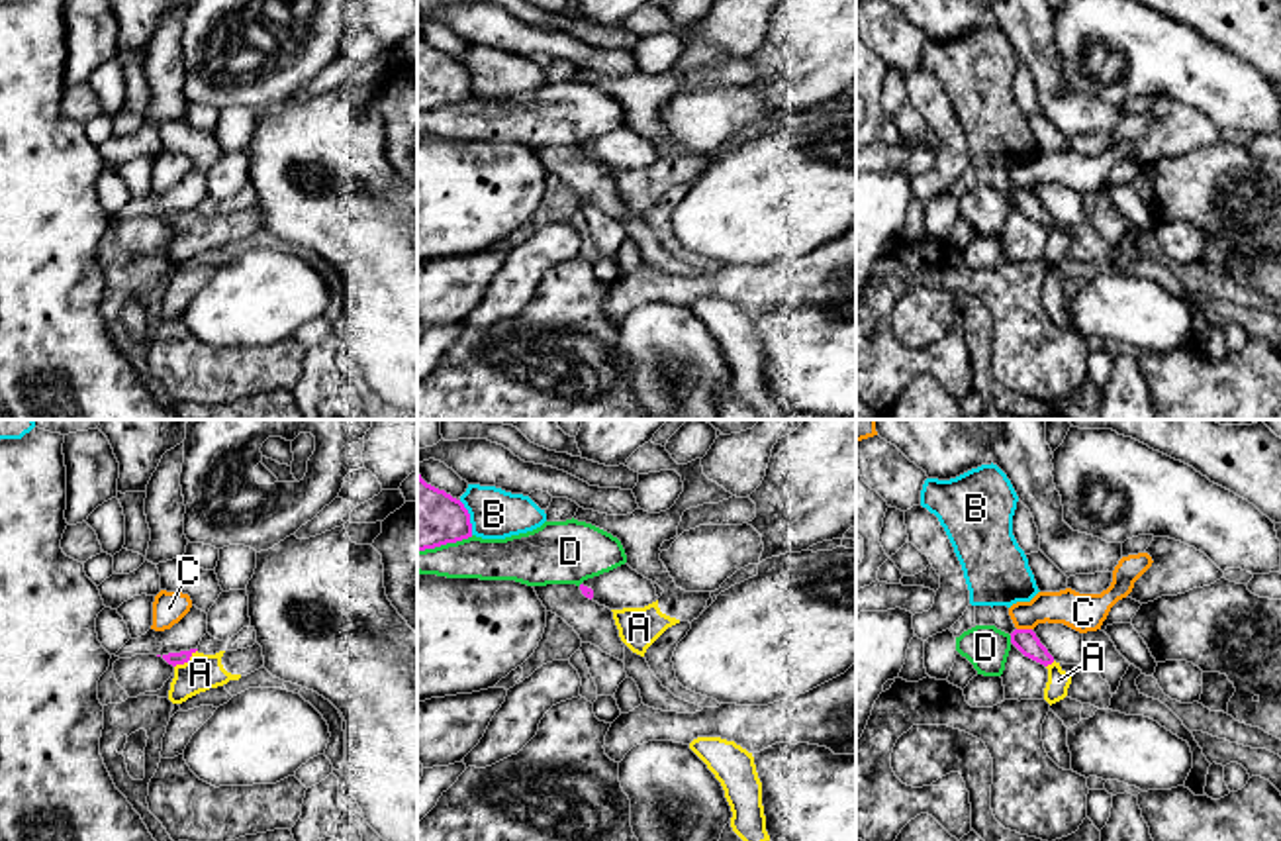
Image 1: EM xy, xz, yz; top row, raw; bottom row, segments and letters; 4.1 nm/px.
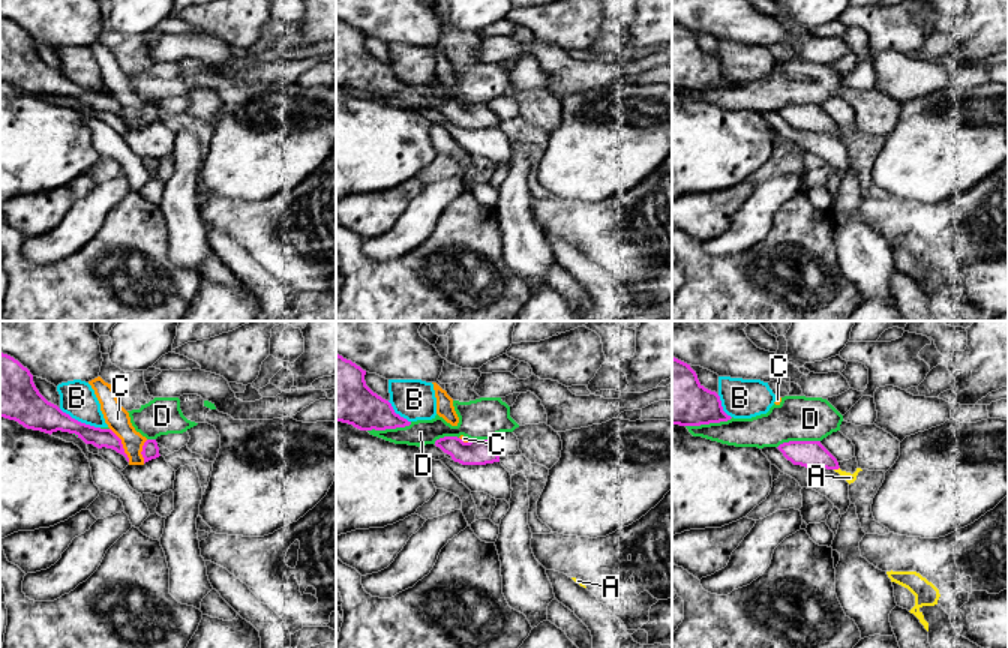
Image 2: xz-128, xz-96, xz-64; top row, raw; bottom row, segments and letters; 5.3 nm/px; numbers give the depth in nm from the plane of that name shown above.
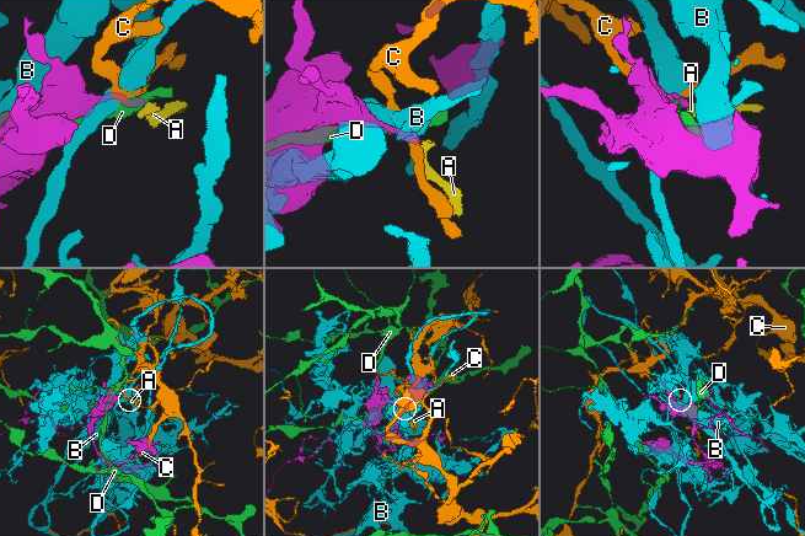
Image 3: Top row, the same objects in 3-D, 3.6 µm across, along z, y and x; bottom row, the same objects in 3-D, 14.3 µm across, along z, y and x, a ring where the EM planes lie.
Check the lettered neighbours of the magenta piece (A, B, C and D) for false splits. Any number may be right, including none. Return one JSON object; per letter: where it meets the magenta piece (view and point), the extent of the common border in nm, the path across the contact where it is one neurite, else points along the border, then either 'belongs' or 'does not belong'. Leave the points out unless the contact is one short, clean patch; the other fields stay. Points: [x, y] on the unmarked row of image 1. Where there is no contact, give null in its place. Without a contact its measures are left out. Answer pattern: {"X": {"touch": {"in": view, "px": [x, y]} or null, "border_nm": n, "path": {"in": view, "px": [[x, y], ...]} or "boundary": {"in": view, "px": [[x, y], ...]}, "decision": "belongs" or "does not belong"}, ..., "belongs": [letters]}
{"A": {"touch": {"in": "xy", "px": [187, 222]}, "border_nm": 120, "path": {"in": "xy", "px": [[181, 218], [187, 222], [200, 234]]}, "decision": "belongs"}, "B": {"touch": {"in": "xz", "px": [469, 79]}, "border_nm": 160, "decision": "does not belong"}, "C": {"touch": {"in": "yz", "px": [1025, 191]}, "border_nm": 60, "boundary": {"in": "yz", "px": [[1017, 189], [1031, 191]]}, "decision": "does not belong"}, "D": {"touch": {"in": "xz", "px": [445, 104]}, "border_nm": 240, "decision": "does not belong"}, "belongs": ["A"]}

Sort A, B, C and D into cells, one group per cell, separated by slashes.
A / B / C / D

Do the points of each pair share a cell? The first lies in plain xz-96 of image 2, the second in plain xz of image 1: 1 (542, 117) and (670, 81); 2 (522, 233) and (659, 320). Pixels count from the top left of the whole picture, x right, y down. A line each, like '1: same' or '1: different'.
1: same
2: same

